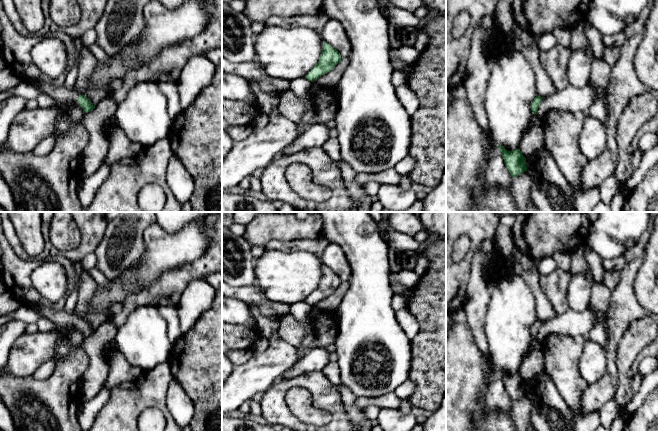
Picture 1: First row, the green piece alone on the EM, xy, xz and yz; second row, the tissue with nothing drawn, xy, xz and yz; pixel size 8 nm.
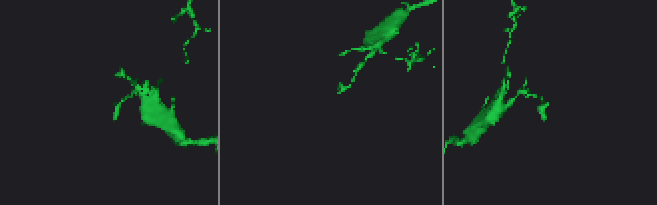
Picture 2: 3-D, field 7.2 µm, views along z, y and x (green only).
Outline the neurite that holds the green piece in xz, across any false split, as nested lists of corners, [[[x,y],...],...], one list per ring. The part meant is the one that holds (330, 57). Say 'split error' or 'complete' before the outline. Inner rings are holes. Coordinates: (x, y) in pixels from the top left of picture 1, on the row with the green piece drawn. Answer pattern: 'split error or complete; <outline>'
complete; [[[323,41],[323,49],[320,59],[305,78],[314,82],[317,78],[331,71],[341,61],[342,57],[340,53],[330,44]]]

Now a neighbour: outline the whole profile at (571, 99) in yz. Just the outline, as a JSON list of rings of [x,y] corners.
[[[569,85],[563,90],[543,98],[535,115],[542,120],[549,112],[558,110],[585,113],[596,100],[597,93],[589,86],[579,89]]]

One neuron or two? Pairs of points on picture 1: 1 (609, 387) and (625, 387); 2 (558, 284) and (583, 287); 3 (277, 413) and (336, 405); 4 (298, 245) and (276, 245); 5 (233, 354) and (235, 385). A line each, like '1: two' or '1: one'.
1: two
2: two
3: one
4: one
5: two

